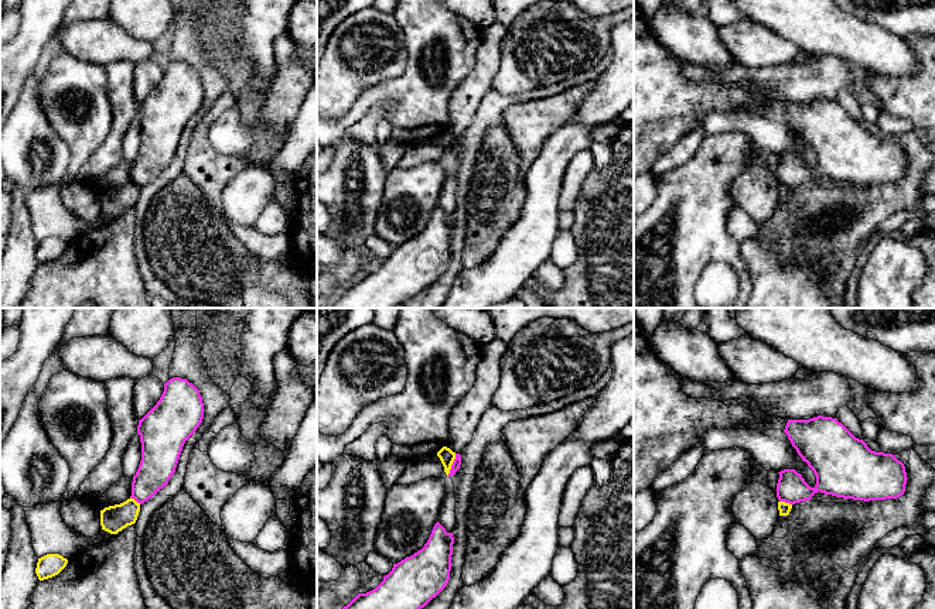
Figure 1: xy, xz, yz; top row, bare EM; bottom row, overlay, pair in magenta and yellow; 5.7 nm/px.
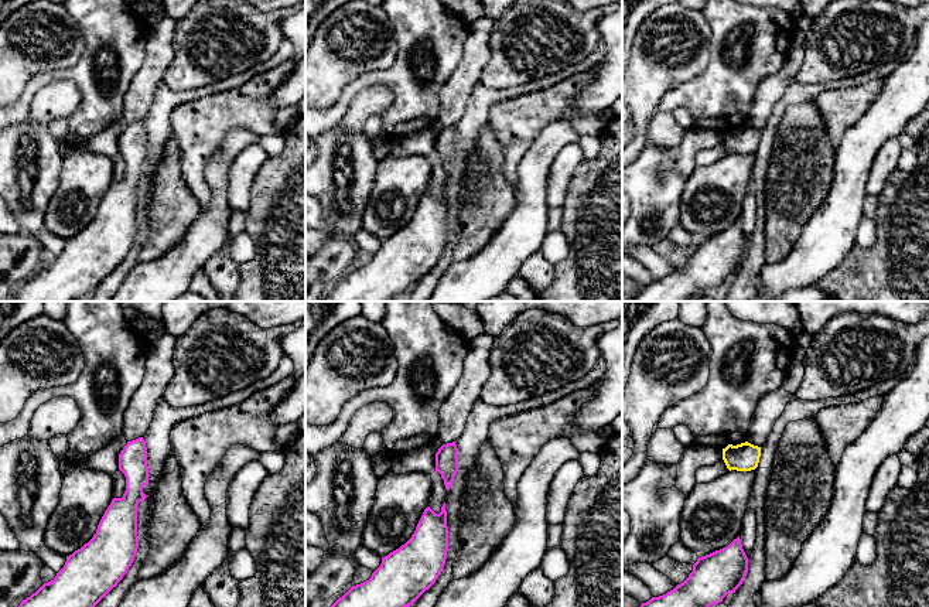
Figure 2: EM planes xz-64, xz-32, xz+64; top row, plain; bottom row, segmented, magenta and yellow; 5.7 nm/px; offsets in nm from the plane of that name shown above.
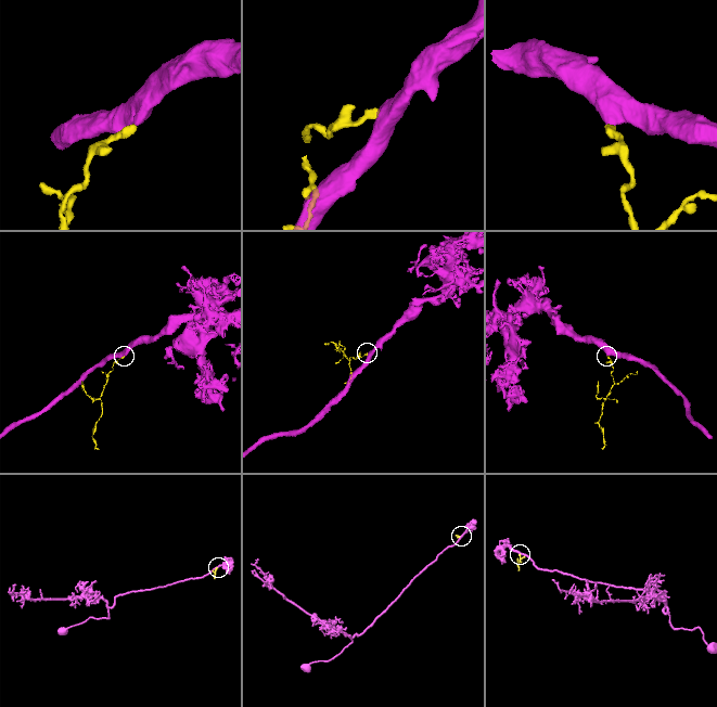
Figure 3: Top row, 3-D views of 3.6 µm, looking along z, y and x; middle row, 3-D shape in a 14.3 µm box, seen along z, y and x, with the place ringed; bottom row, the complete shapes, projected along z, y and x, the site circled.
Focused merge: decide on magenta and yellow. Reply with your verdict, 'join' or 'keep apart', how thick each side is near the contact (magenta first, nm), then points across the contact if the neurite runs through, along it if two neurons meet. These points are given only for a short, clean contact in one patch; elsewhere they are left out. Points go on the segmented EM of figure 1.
keep apart; calibres 50 and 90 nm; border xz (456, 454), (447, 475)

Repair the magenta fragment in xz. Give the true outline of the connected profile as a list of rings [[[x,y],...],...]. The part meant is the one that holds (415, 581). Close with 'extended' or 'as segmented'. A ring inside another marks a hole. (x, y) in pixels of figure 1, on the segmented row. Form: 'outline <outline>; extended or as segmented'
outline [[[437,521],[422,550],[393,564],[383,581],[342,609],[422,609],[448,584],[454,537]]]; as segmented

